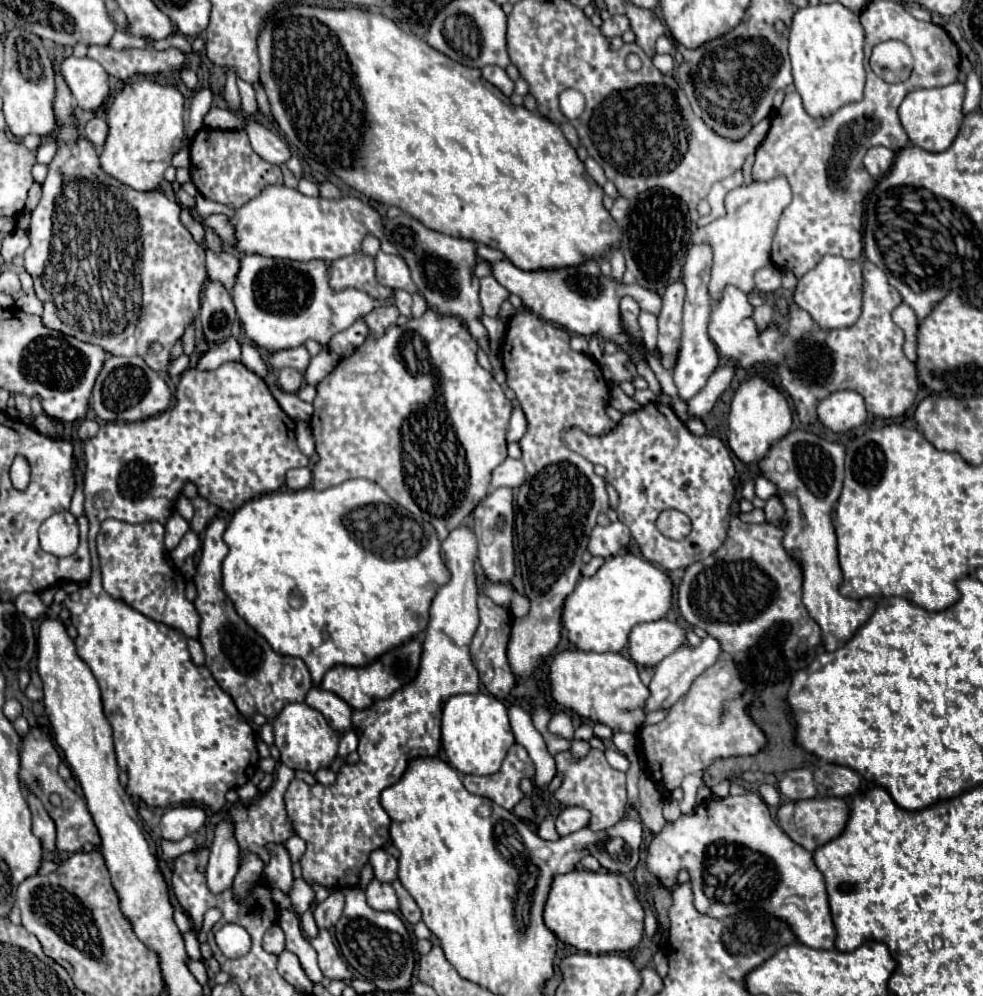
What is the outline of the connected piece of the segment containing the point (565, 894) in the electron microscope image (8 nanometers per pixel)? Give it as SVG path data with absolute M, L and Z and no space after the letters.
M580 868L556 876L544 908L544 922L562 942L590 954L628 952L644 936L642 902L634 886L622 874L612 872L588 872Z

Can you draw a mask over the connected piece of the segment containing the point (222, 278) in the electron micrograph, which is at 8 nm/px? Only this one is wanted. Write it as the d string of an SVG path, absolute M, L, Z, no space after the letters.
M206 254L206 270L210 282L220 282L228 292L232 292L240 270L240 258L236 254Z

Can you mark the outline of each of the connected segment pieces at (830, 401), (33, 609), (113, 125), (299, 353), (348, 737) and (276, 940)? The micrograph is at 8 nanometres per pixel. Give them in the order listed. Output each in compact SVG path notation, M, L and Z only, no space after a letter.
M840 390L818 404L818 418L834 432L846 432L866 422L864 398L854 390Z
M20 594L14 604L30 620L34 620L34 618L38 618L38 616L42 616L46 612L46 606L44 606L44 602L40 600L38 594Z
M154 80L128 82L108 112L108 140L100 154L106 174L134 190L154 190L184 140L184 96L178 88Z
M298 346L298 348L292 348L292 350L280 350L280 352L270 354L270 364L276 370L290 366L290 368L296 368L300 372L306 372L306 368L310 364L310 354L308 354L306 346Z
M352 730L344 732L344 734L340 736L340 750L338 750L338 756L342 756L342 760L346 760L346 756L356 750L356 746L358 746L358 736L356 736Z
M274 924L266 934L264 934L264 950L270 954L280 954L284 950L284 932L278 924Z

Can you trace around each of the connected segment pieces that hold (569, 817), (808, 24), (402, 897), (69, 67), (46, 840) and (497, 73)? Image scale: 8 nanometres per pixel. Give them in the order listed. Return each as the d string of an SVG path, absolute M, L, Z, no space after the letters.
M566 808L558 814L556 818L556 832L558 836L568 836L584 826L588 826L588 820L590 820L590 812L584 810L584 808Z
M840 2L800 8L790 28L790 60L796 92L802 96L804 110L812 118L828 118L846 104L864 96L864 28L856 14Z
M396 880L394 884L394 890L396 890L396 896L399 902L399 911L402 912L405 920L408 920L410 924L416 924L422 920L422 912L418 908L418 904L414 902L414 898L408 894L408 890L400 884L400 880Z
M68 56L60 64L60 72L82 110L98 110L108 96L108 74L90 58Z
M26 790L26 798L28 798L28 806L32 810L32 832L42 840L44 850L54 852L56 850L56 826L54 826L52 818L46 814L40 798L36 798L28 790Z
M486 66L486 68L482 68L482 76L484 76L490 84L494 84L504 96L512 96L512 92L514 92L514 82L508 78L508 74L506 74L502 68L498 68L498 66Z

